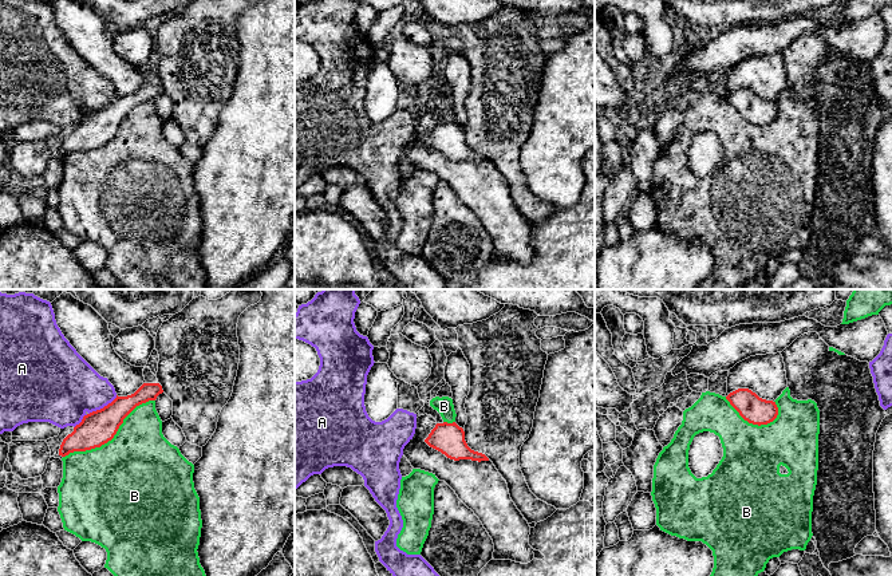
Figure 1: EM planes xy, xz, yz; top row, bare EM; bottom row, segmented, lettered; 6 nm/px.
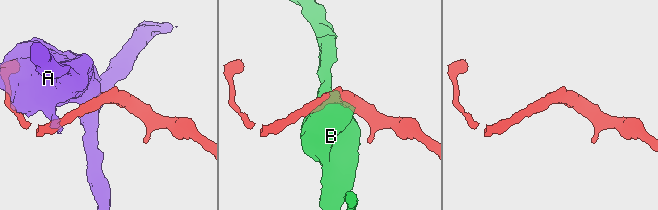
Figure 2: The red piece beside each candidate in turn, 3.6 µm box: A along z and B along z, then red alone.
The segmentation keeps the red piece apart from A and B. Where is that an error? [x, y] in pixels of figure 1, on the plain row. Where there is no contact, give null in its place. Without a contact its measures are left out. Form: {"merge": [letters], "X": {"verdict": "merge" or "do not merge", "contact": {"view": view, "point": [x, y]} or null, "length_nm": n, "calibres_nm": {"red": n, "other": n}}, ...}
{"merge": [], "A": {"verdict": "do not merge", "contact": {"view": "xy", "point": [94, 111]}, "length_nm": 320, "calibres_nm": {"red": 200, "other": 420}}, "B": {"verdict": "do not merge", "contact": {"view": "xy", "point": [111, 138]}, "length_nm": 650, "calibres_nm": {"red": 200, "other": 500}}}

